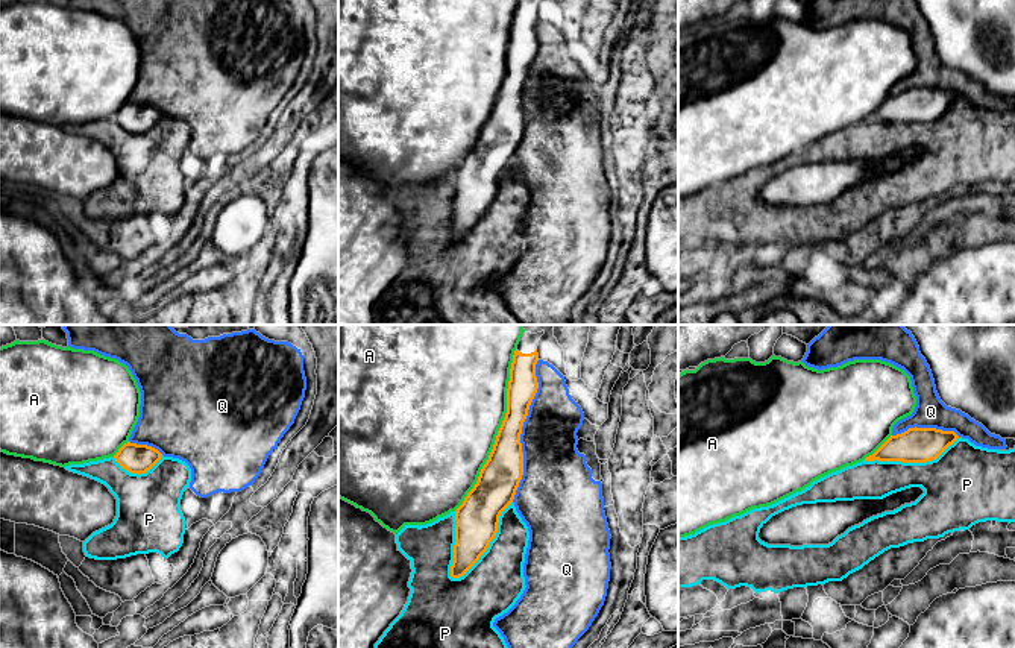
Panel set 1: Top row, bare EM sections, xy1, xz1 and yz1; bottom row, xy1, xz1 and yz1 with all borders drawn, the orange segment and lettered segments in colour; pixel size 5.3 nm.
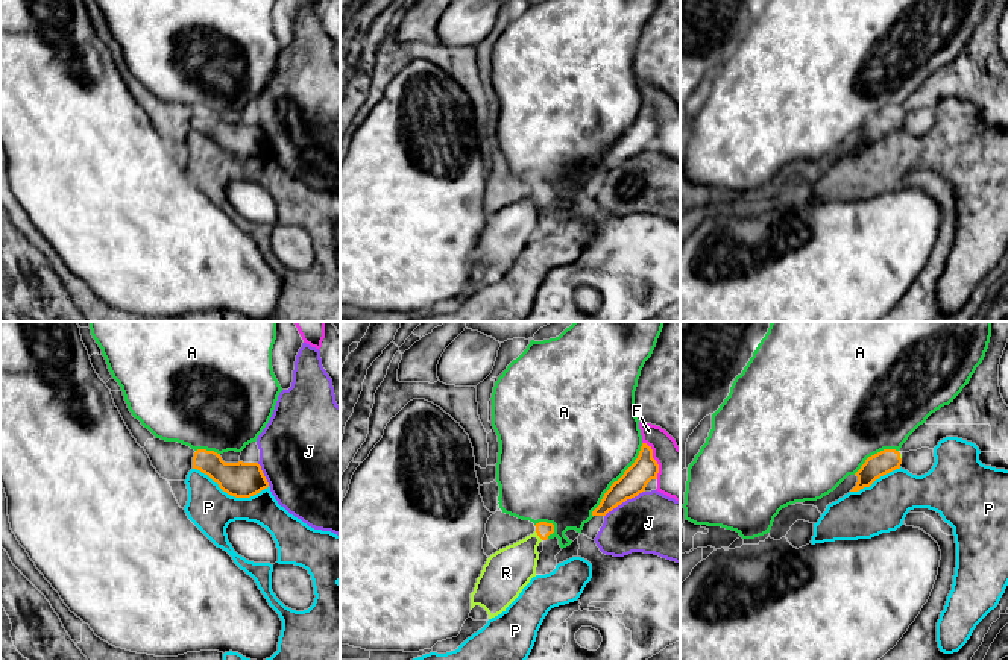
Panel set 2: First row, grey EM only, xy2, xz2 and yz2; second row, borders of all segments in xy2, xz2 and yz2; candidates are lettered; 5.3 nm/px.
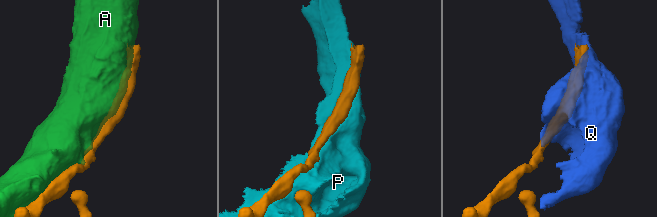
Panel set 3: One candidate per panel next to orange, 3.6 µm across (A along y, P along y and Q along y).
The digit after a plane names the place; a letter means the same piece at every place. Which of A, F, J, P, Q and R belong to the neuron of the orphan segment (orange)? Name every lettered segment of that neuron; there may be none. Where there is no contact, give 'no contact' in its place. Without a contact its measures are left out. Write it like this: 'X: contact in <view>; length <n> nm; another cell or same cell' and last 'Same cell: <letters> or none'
A: contact in xz1; length 900 nm; another cell
F: contact in xz2; length 220 nm; another cell
J: contact in xz2; length 260 nm; another cell
P: contact in xz1; length 500 nm; another cell
Q: contact in xz1; length 750 nm; another cell
R: contact in xz2; length 60 nm; same cell
Same cell: R

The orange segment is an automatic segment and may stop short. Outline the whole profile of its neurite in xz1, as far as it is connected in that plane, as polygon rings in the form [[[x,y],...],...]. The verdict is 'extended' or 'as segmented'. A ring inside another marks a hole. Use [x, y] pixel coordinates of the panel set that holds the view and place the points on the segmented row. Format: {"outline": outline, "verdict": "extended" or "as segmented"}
{"outline": [[[545,331],[523,332],[513,355],[507,413],[478,481],[455,511],[451,577],[463,577],[487,551],[498,533],[501,513],[513,502],[523,475],[520,434],[537,393],[537,346]]], "verdict": "extended"}

